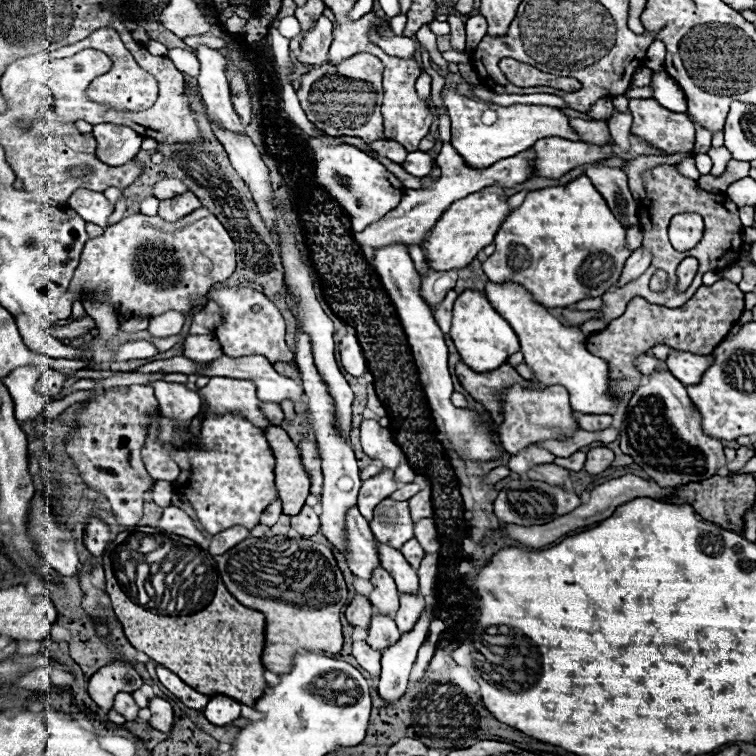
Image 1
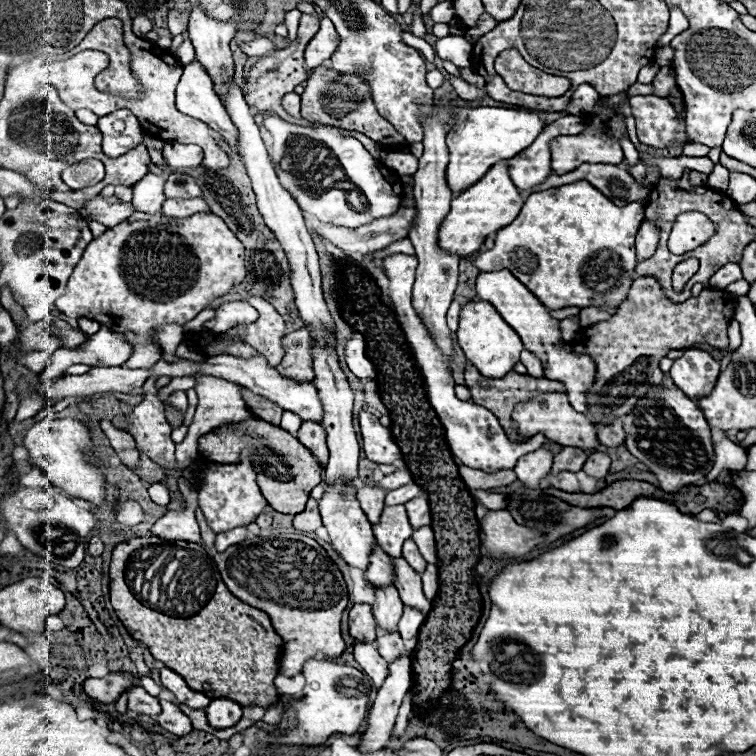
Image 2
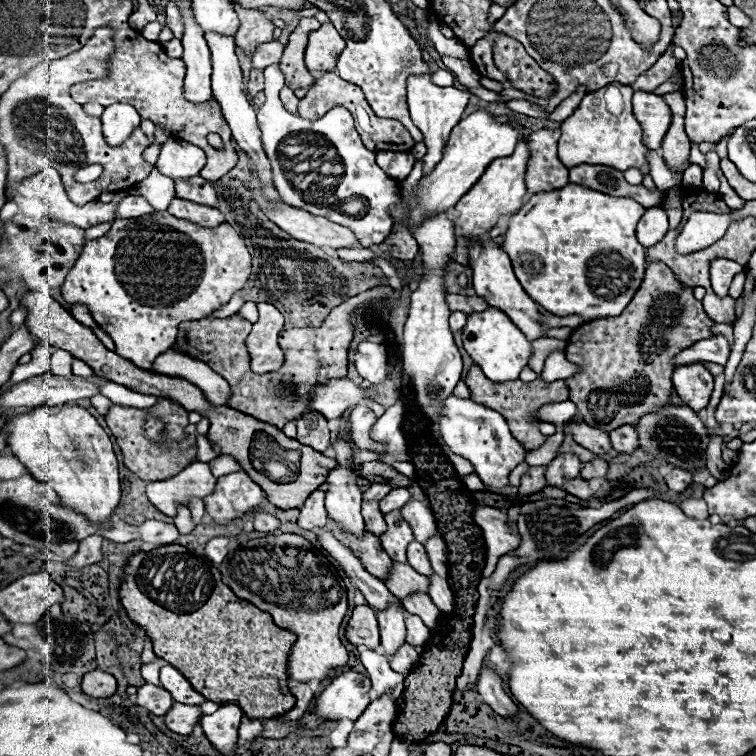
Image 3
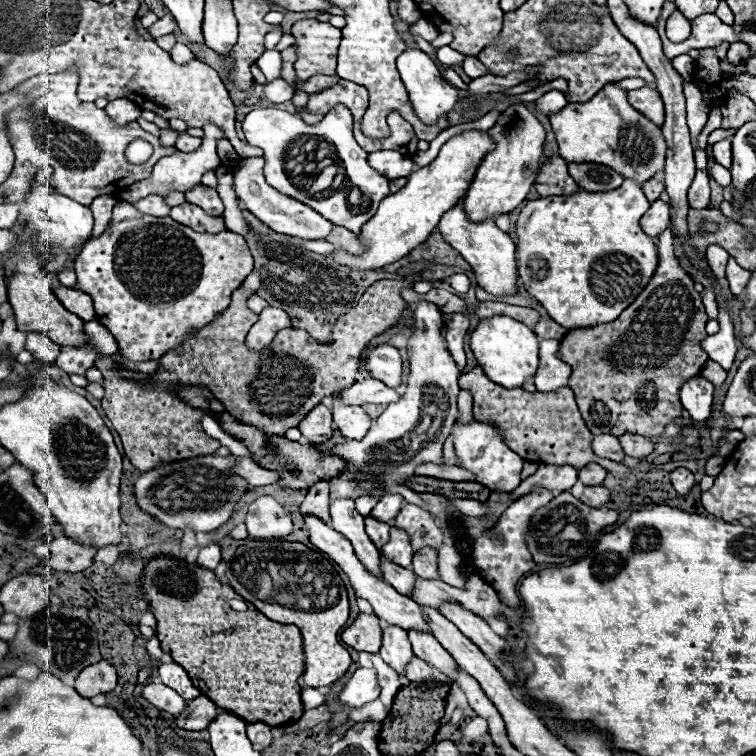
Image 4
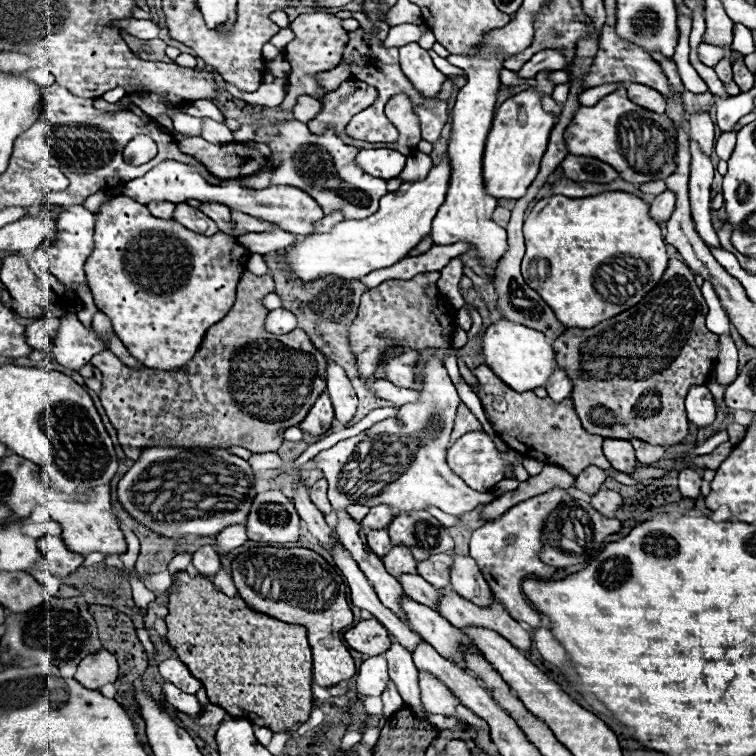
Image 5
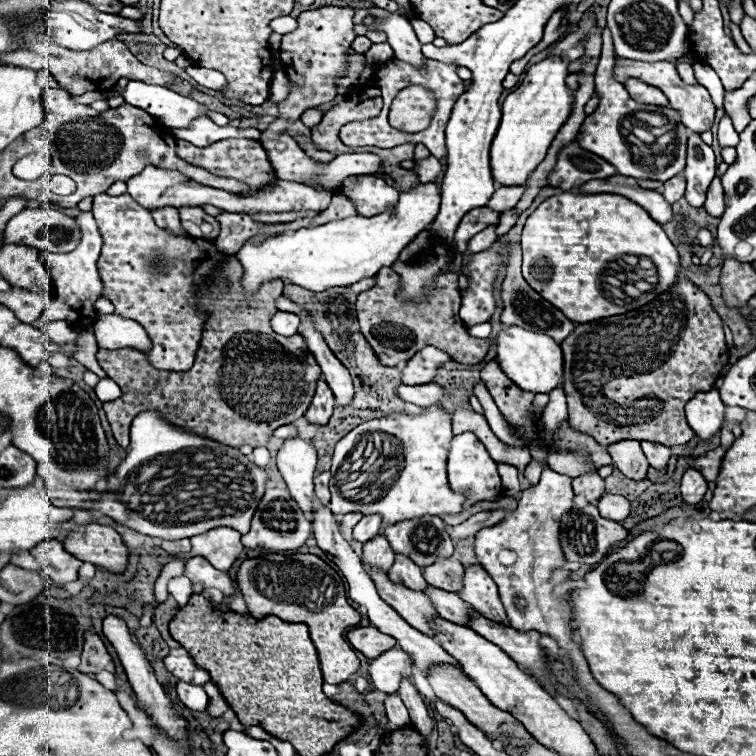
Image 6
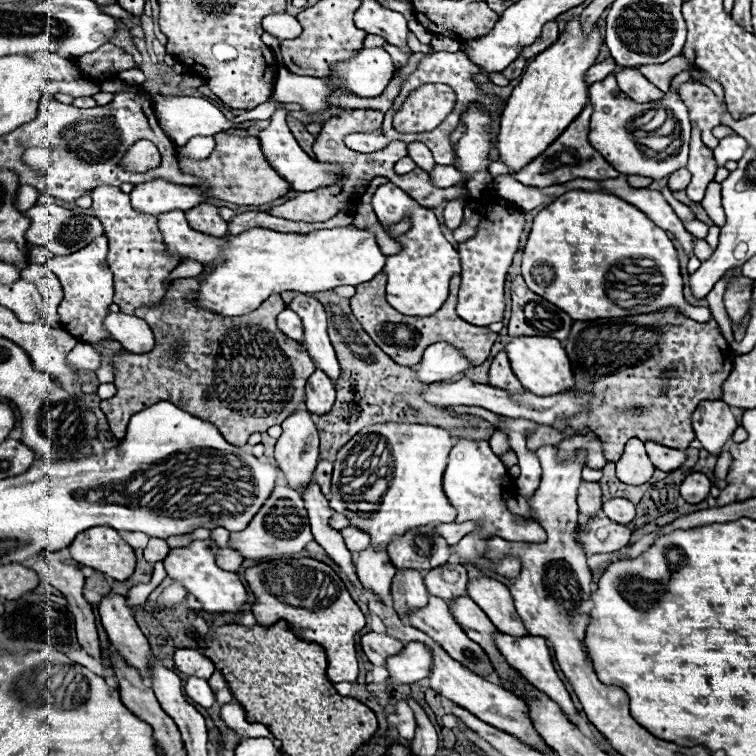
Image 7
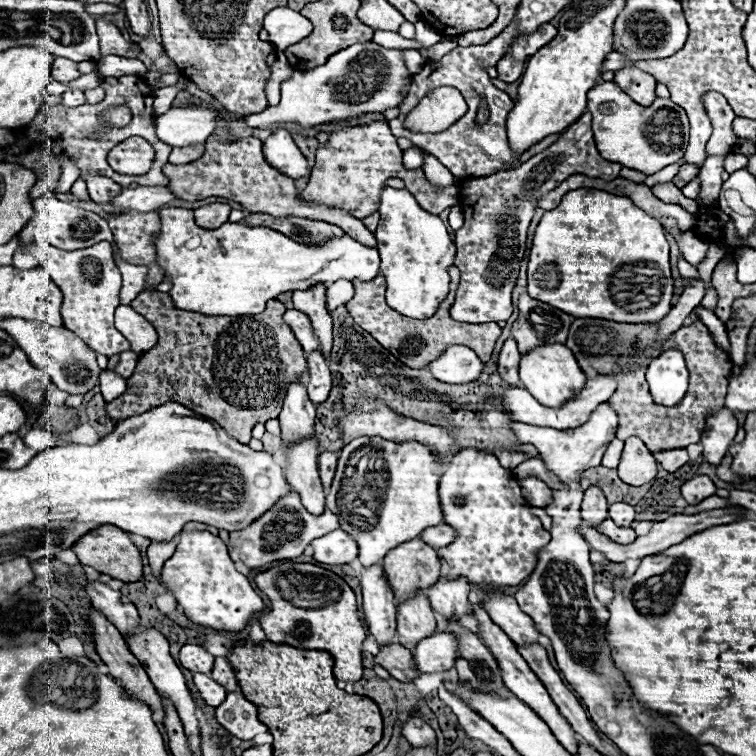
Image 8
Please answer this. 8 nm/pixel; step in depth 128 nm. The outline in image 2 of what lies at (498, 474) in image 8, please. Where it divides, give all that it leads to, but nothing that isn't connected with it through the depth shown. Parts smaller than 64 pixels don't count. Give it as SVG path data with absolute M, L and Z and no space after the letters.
M394 254L384 258L384 270L386 276L390 280L390 298L394 302L394 310L398 316L398 322L402 326L402 330L406 332L406 340L410 342L410 346L414 348L414 356L422 368L422 374L426 378L428 384L428 402L434 408L444 434L446 434L446 442L450 446L450 452L466 466L470 468L478 468L484 472L498 472L498 470L512 470L512 466L516 466L518 458L542 448L542 444L546 442L544 434L536 434L532 440L528 442L512 442L508 440L504 428L500 426L498 418L486 410L484 406L478 406L474 402L464 402L458 400L454 396L454 380L448 376L448 364L444 360L444 354L438 350L438 346L430 340L428 330L424 328L422 320L418 318L418 314L412 308L412 286L416 280L416 266L418 260L414 256L406 256L406 254Z

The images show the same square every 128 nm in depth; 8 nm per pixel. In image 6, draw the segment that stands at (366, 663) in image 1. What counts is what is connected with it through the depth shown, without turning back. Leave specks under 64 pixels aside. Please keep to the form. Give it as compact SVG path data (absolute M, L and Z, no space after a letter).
M398 694L386 696L384 706L386 706L388 722L390 722L390 726L392 726L394 730L400 730L400 728L408 728L408 726L410 726L408 710L406 710L406 706L402 704L402 700L400 700L400 696L398 696Z

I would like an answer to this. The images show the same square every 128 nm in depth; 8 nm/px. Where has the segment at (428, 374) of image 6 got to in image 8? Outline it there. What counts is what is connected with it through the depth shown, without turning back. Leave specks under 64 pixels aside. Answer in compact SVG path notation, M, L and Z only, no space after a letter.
M450 346L438 360L434 360L428 370L432 376L446 384L468 384L480 378L484 362L474 350L466 346Z

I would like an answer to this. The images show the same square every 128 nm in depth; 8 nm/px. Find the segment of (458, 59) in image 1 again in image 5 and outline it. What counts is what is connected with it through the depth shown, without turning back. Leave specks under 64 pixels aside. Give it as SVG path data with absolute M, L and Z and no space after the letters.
M400 24L400 26L392 26L388 32L388 38L384 40L384 46L402 46L408 42L416 42L418 40L418 28L426 28L424 24L416 26L416 24Z

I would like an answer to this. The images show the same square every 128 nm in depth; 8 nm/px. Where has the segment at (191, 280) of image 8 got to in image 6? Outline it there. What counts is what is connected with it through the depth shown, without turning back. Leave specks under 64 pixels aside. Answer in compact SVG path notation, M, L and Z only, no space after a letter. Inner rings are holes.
M420 184L418 188L402 192L396 208L372 218L352 216L346 220L334 220L324 226L300 228L292 234L272 236L260 244L252 244L248 240L236 254L244 268L240 278L242 292L246 298L250 298L264 282L270 280L284 280L312 292L324 292L334 286L350 286L362 278L372 278L380 268L392 266L402 248L406 248L410 240L414 240L426 226L434 222L438 206L438 184ZM160 208L160 210L152 210L154 214L154 220L160 228L164 230L172 230L174 234L180 234L180 236L186 236L186 232L182 230L182 224L180 224L180 218L178 218L178 210L176 208Z

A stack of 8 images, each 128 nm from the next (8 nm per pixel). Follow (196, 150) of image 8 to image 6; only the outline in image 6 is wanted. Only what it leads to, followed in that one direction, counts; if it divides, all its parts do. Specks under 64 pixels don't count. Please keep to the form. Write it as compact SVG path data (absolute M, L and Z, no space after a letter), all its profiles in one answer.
M196 120L196 126L192 128L186 128L186 130L178 130L174 132L176 138L180 140L188 140L192 142L194 146L210 146L212 142L216 140L222 140L222 138L260 138L260 130L256 128L246 128L246 130L238 130L238 128L232 128L232 126L216 126L212 120Z

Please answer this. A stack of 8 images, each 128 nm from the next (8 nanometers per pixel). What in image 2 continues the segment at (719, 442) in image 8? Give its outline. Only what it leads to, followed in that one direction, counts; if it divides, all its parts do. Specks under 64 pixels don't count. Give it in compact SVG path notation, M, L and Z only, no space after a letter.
M688 350L682 358L674 360L670 378L692 400L706 398L720 374L720 360L714 360L704 350Z

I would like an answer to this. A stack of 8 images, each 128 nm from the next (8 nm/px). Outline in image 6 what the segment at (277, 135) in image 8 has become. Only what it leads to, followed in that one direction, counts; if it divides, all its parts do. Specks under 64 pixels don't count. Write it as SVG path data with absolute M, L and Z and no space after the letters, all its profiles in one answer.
M280 134L278 138L272 138L272 140L260 140L274 170L276 170L276 176L280 180L292 180L292 182L300 182L300 184L306 184L306 186L312 186L312 184L320 184L324 188L336 188L340 182L344 182L344 178L352 176L352 174L376 174L380 170L380 160L378 156L370 154L370 152L362 152L362 154L340 154L336 156L332 162L316 162L312 160L310 156L304 154L304 150L296 144L296 140L290 136L290 134Z

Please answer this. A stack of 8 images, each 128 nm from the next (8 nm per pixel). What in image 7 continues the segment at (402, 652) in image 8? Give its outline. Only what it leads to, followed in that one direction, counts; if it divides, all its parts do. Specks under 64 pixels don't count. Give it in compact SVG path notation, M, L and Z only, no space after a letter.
M368 632L362 636L360 640L368 660L374 664L374 666L386 666L386 660L390 656L396 656L404 650L404 644L396 638L390 638L386 634L378 634L378 632Z

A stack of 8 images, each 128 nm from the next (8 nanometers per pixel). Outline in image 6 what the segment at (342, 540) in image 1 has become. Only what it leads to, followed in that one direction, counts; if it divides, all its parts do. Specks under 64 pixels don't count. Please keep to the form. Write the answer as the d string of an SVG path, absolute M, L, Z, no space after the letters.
M428 586L424 592L432 598L438 614L442 618L448 618L450 622L456 622L458 626L468 626L474 610L472 610L472 606L464 604L464 600L458 594L438 590L438 588L432 588L432 586Z

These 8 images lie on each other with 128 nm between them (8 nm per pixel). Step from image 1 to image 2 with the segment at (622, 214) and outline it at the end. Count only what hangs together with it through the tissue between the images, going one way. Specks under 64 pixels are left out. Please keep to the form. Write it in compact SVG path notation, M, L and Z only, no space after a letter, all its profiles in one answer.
M582 164L572 172L548 178L546 184L548 188L556 188L578 180L588 180L592 186L596 186L604 196L608 196L618 206L624 206L628 202L648 204L650 188L640 186L626 170L612 164Z

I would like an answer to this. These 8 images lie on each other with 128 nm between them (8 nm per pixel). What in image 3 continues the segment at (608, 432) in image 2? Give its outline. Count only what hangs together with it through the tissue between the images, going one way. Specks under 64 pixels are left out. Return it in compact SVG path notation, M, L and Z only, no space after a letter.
M628 424L610 432L610 440L612 440L612 446L616 452L632 454L638 448L638 434L636 434L634 426L628 426Z

